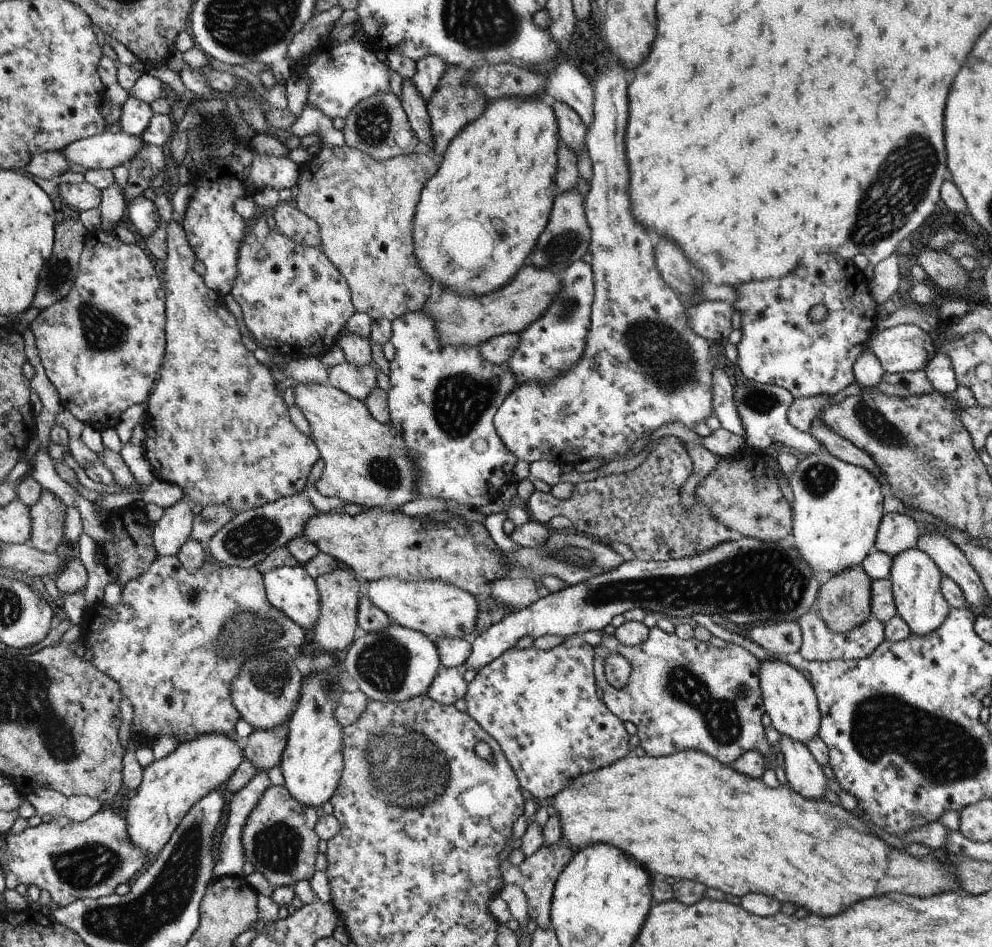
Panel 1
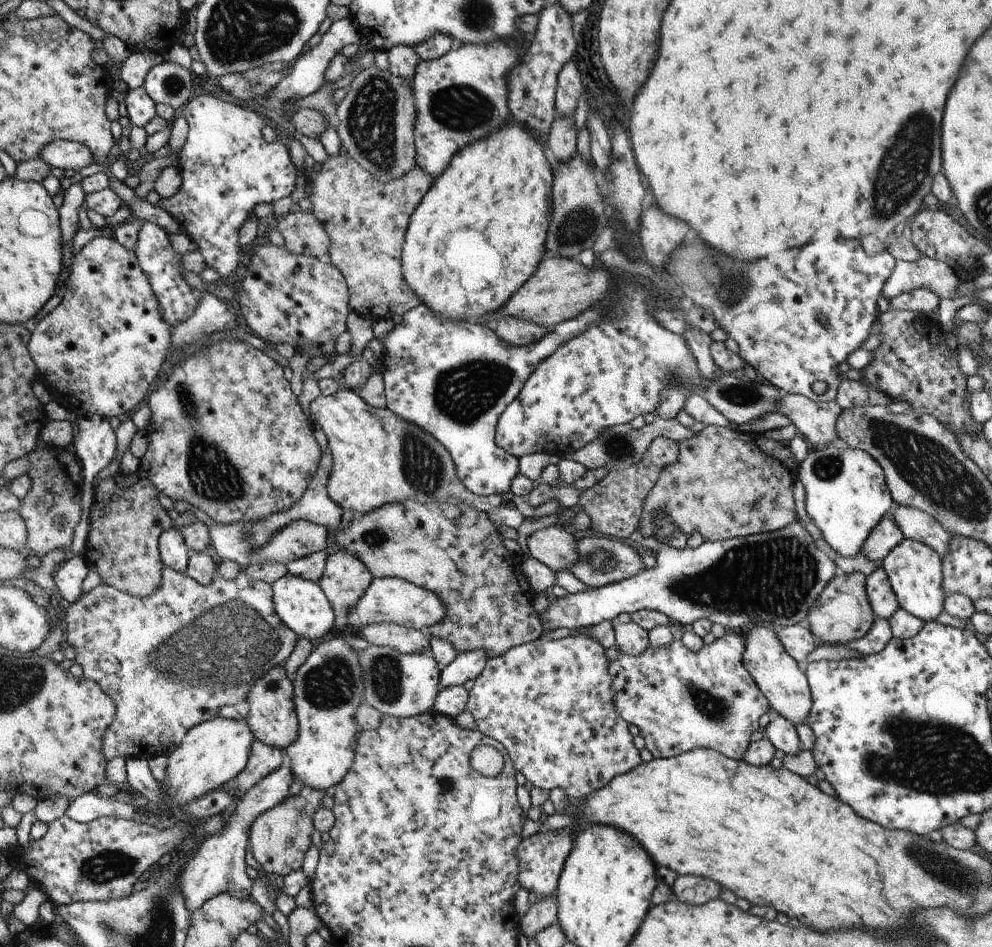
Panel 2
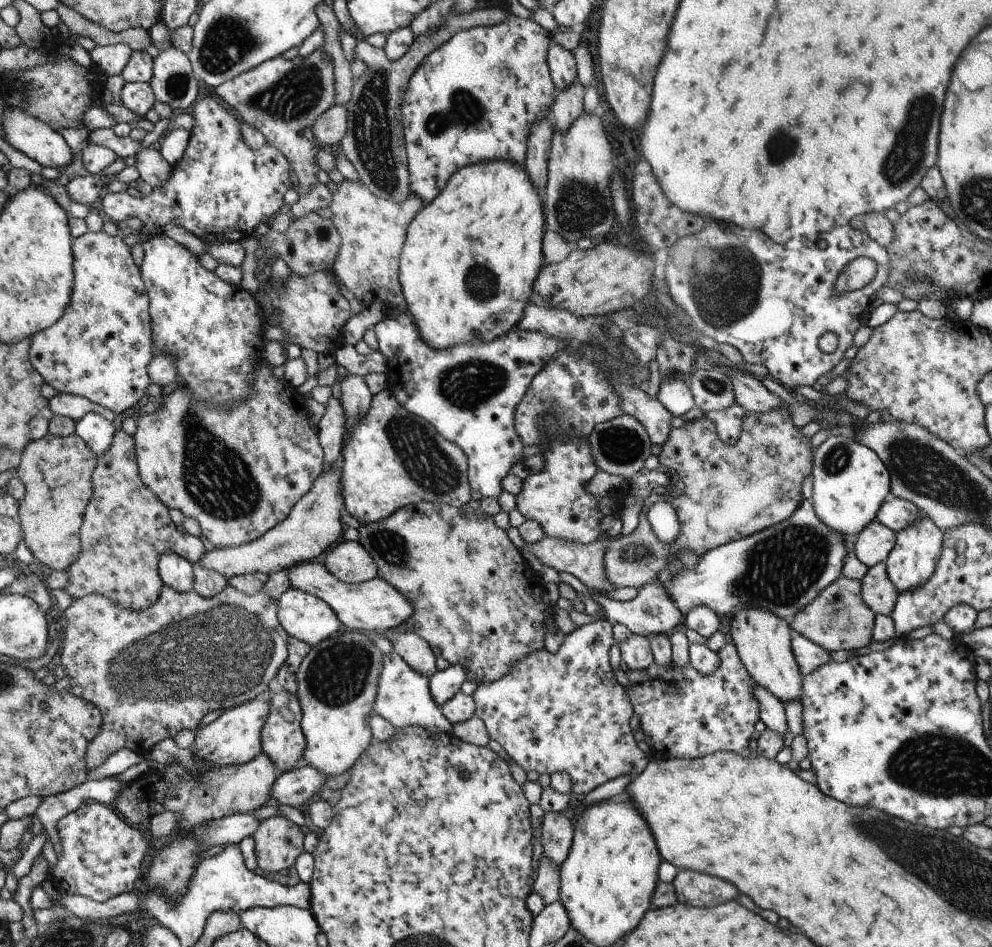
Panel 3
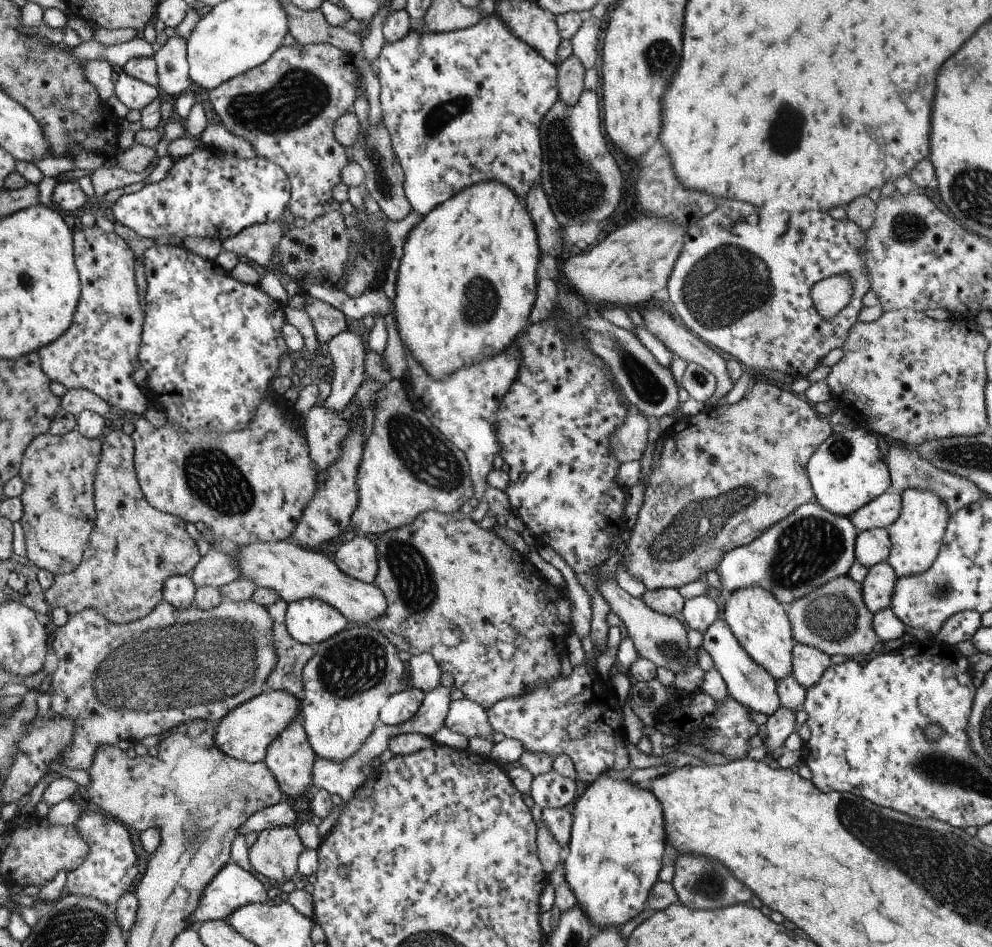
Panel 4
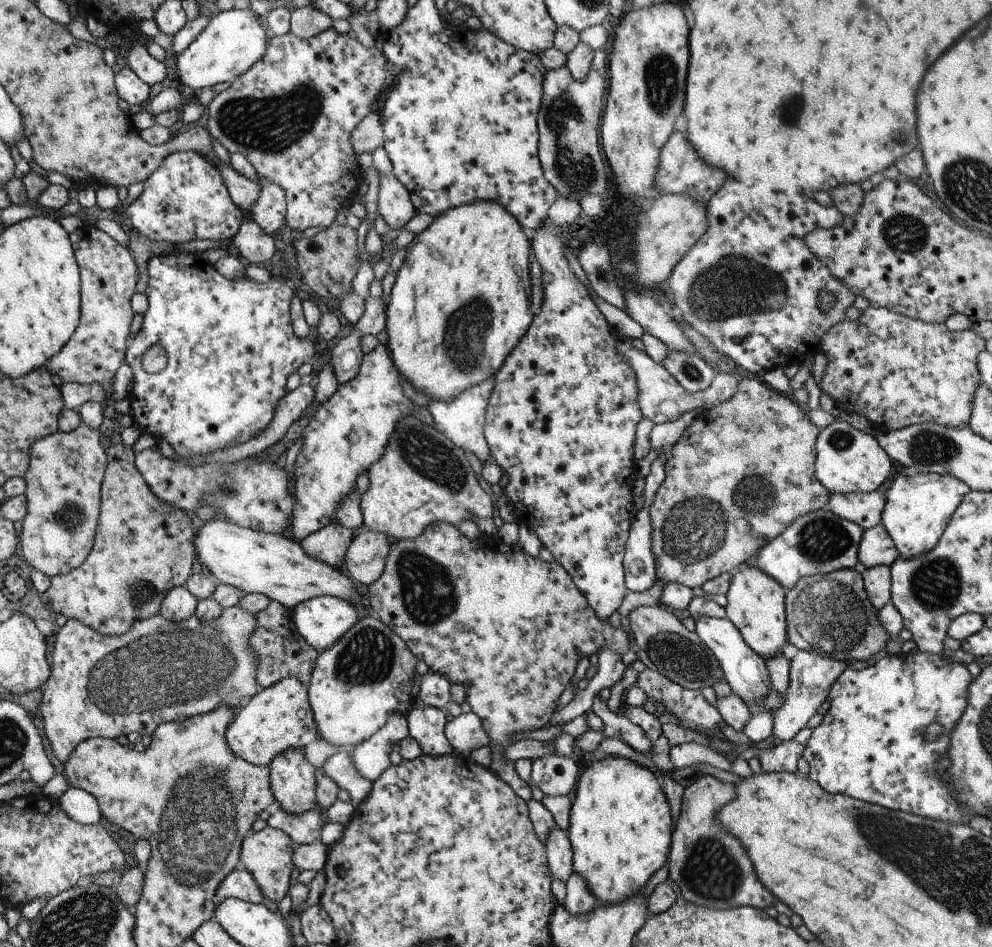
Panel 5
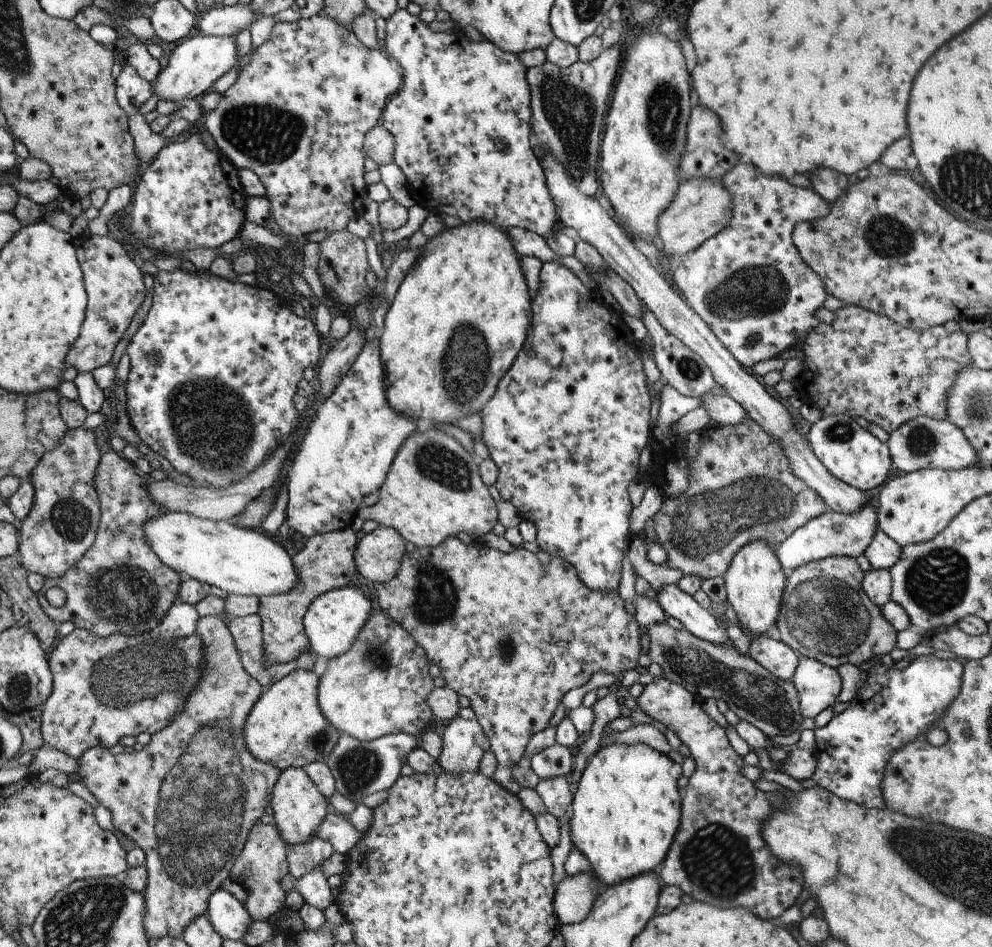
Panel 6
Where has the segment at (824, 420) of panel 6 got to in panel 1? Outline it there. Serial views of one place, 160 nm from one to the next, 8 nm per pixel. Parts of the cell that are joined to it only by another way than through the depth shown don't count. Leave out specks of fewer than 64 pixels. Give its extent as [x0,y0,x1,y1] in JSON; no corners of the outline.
[788,452,884,574]

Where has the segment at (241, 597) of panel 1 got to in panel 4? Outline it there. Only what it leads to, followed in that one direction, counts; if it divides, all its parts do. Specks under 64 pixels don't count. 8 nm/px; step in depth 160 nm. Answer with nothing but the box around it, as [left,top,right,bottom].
[50,598,278,772]

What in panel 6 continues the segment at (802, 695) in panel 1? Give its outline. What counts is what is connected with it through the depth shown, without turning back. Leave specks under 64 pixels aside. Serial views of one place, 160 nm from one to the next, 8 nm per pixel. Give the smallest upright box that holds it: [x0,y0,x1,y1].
[723,539,787,640]

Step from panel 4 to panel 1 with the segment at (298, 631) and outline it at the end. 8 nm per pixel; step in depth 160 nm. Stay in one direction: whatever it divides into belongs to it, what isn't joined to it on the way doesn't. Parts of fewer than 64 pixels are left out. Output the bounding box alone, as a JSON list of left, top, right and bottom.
[264,565,321,629]

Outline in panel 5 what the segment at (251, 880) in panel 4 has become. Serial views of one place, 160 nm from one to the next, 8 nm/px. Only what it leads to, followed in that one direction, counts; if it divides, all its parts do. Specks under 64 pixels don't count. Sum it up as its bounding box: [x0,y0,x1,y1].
[218,868,279,912]

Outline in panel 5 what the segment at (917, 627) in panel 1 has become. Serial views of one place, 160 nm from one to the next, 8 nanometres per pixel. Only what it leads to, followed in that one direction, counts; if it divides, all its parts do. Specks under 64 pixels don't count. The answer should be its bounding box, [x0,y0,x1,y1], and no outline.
[881,473,971,558]

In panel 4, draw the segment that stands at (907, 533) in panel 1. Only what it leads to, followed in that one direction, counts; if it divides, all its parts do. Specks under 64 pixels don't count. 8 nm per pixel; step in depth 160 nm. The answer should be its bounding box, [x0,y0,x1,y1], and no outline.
[855,527,891,569]

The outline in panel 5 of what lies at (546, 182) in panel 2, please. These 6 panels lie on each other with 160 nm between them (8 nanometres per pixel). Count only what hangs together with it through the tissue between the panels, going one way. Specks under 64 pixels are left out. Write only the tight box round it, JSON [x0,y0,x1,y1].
[385,201,532,401]

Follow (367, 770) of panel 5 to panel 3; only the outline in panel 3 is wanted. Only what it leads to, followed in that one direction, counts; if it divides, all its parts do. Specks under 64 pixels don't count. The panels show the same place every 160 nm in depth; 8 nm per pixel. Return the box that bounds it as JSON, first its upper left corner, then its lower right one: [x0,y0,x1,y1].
[373,652,453,734]

